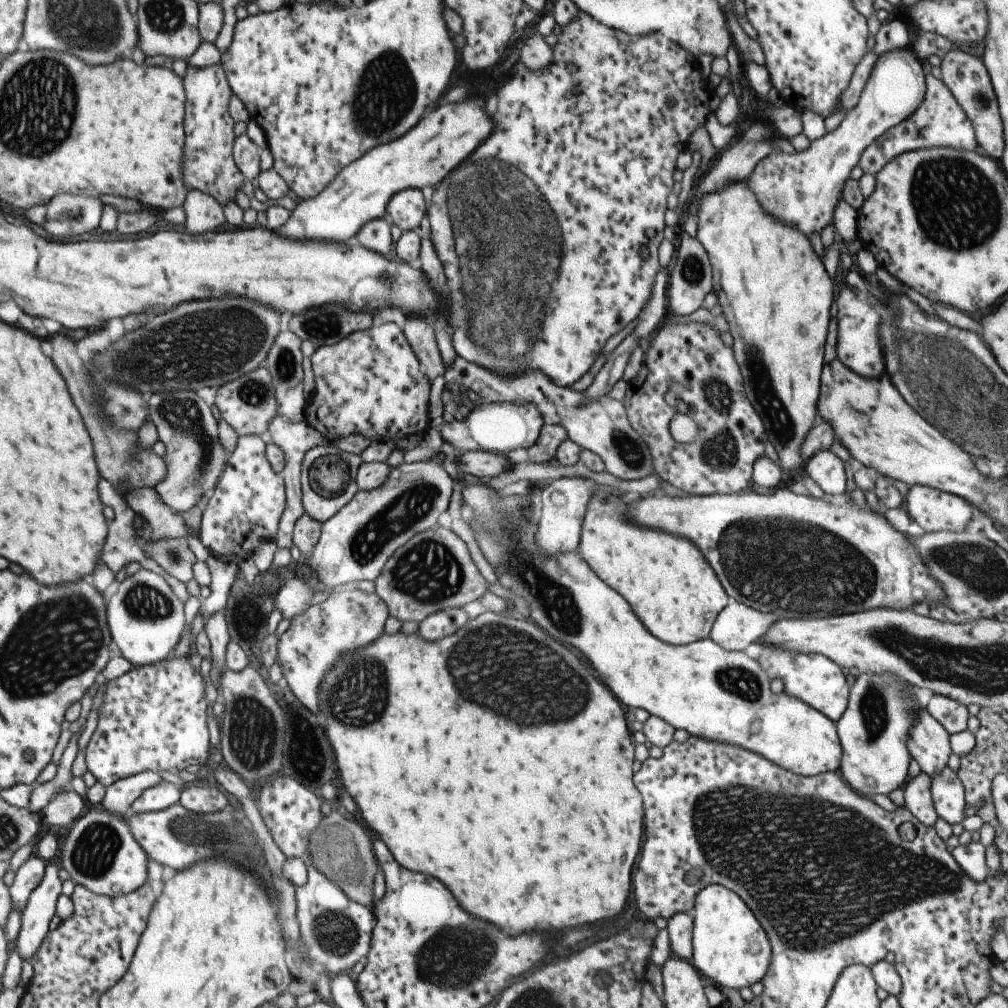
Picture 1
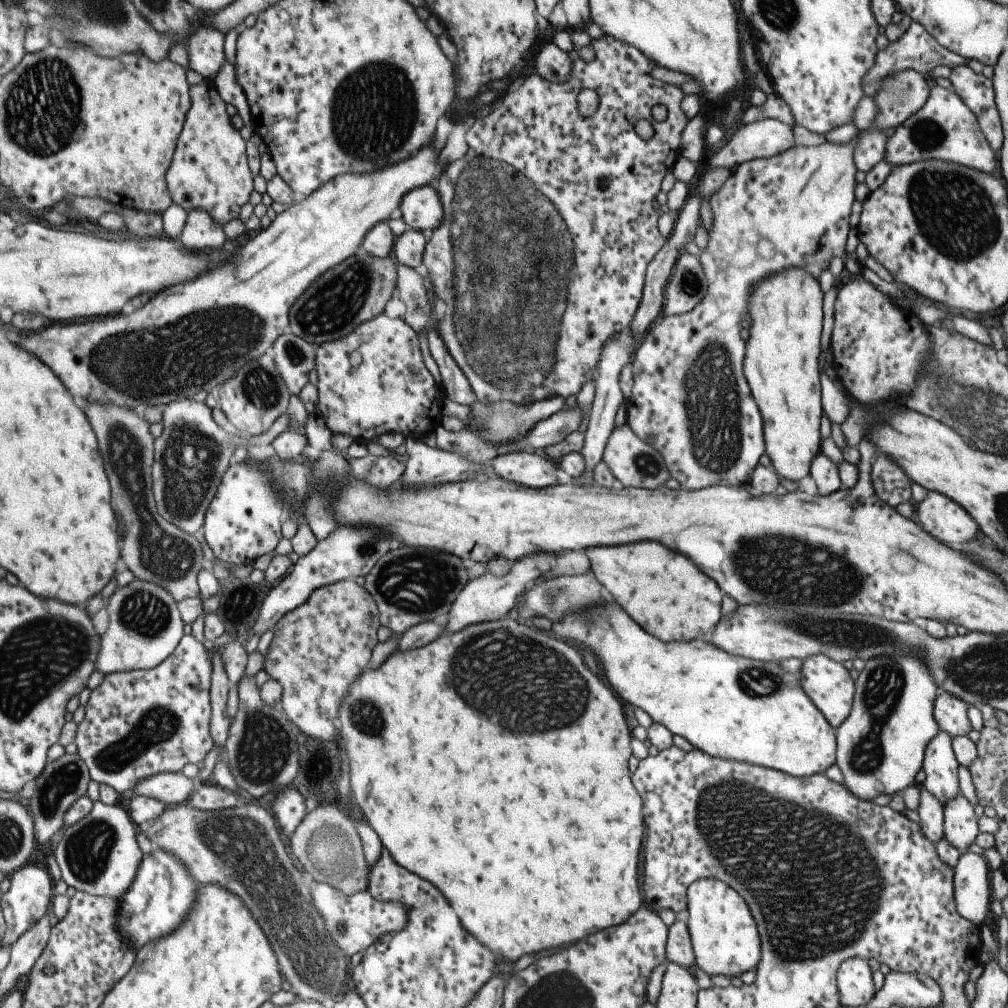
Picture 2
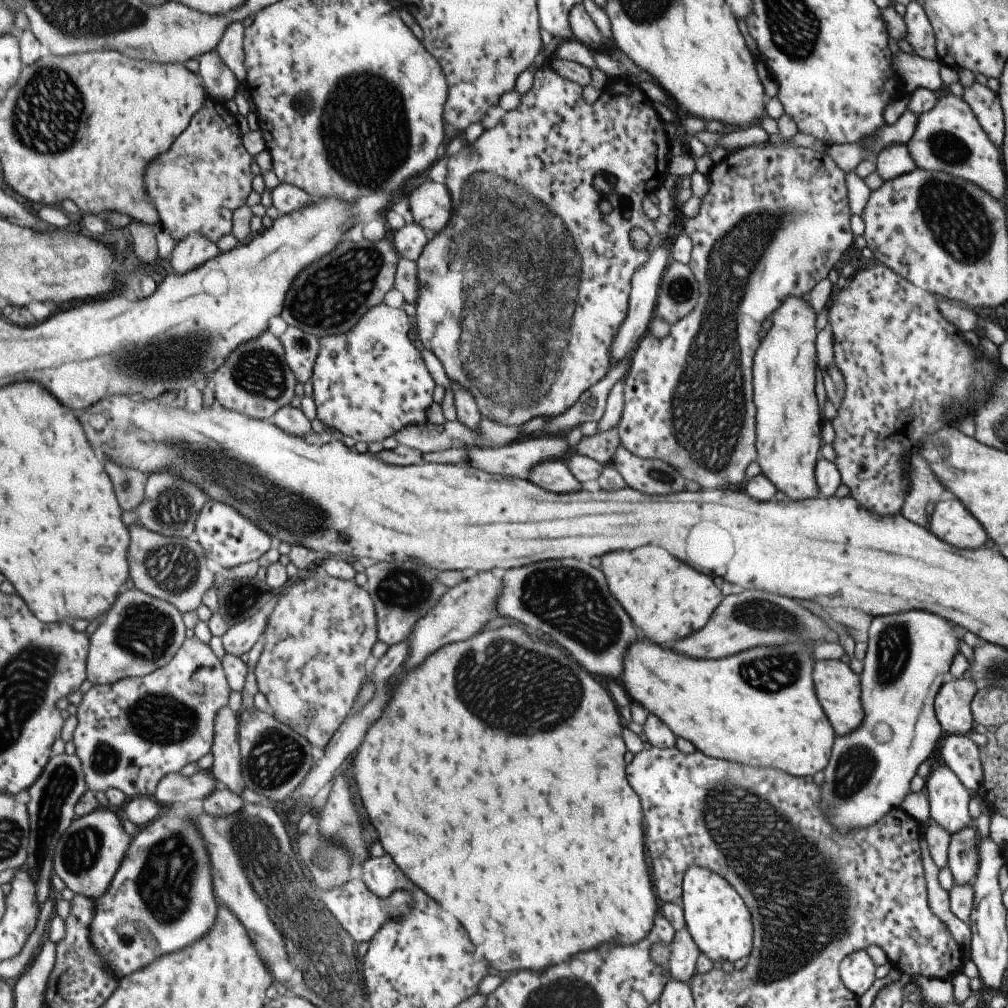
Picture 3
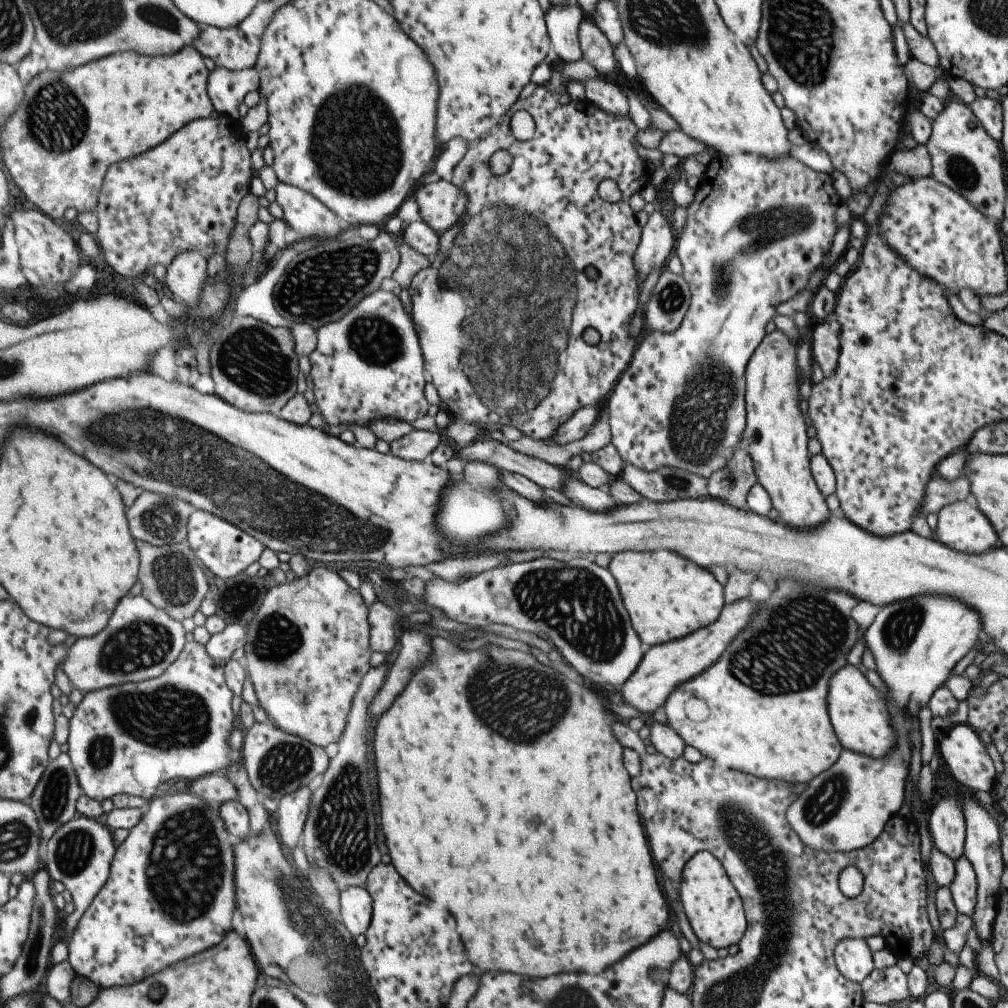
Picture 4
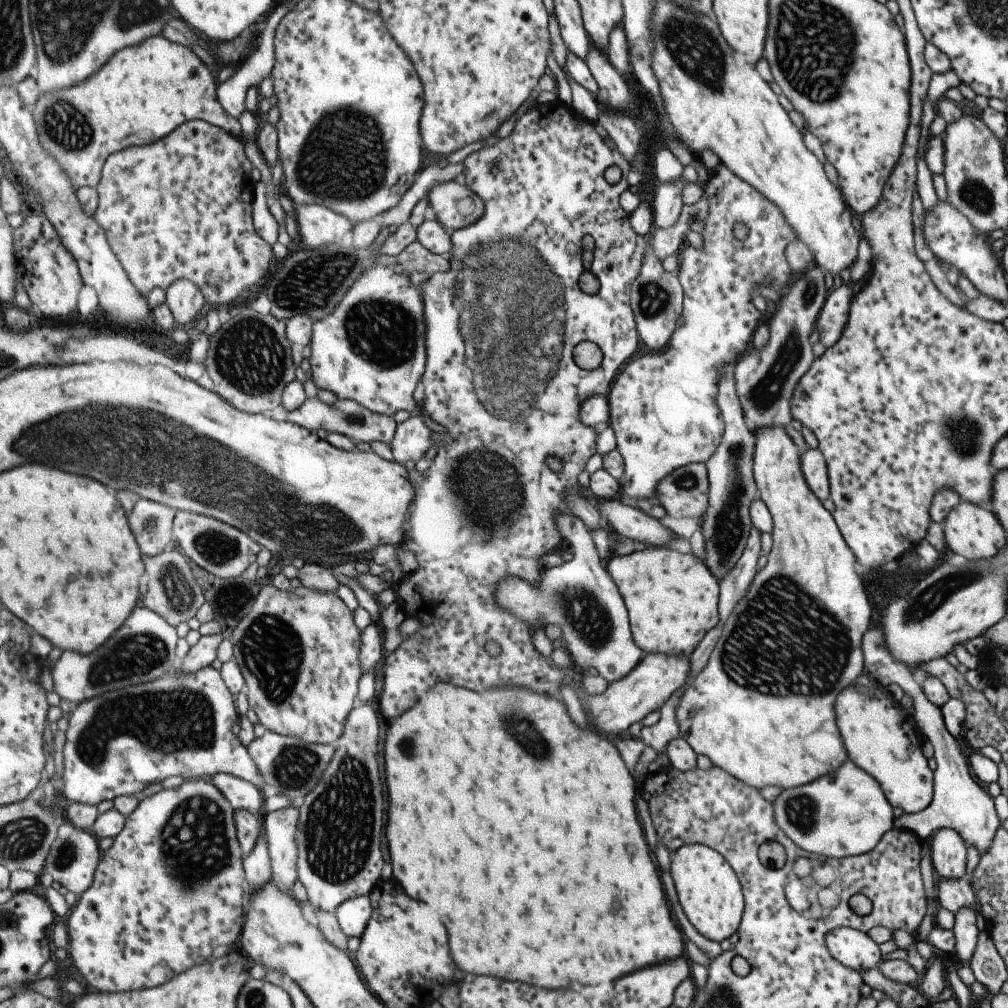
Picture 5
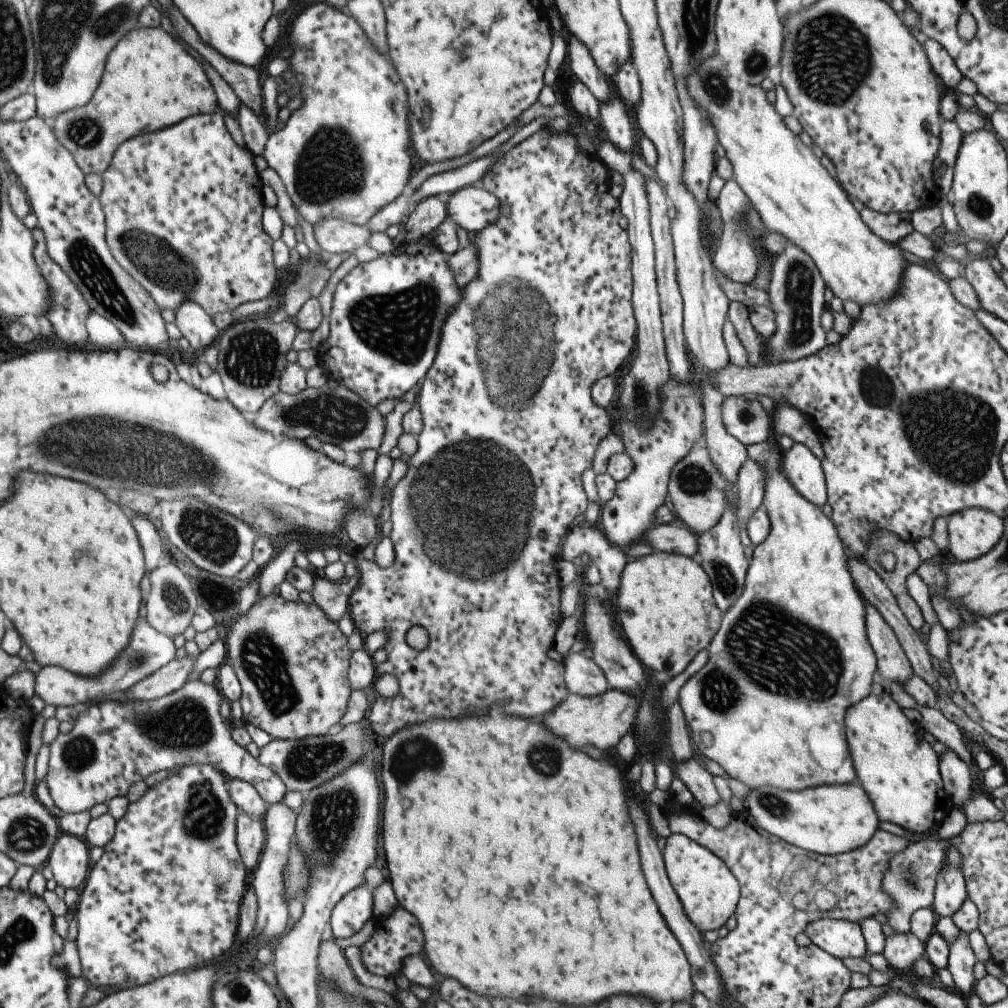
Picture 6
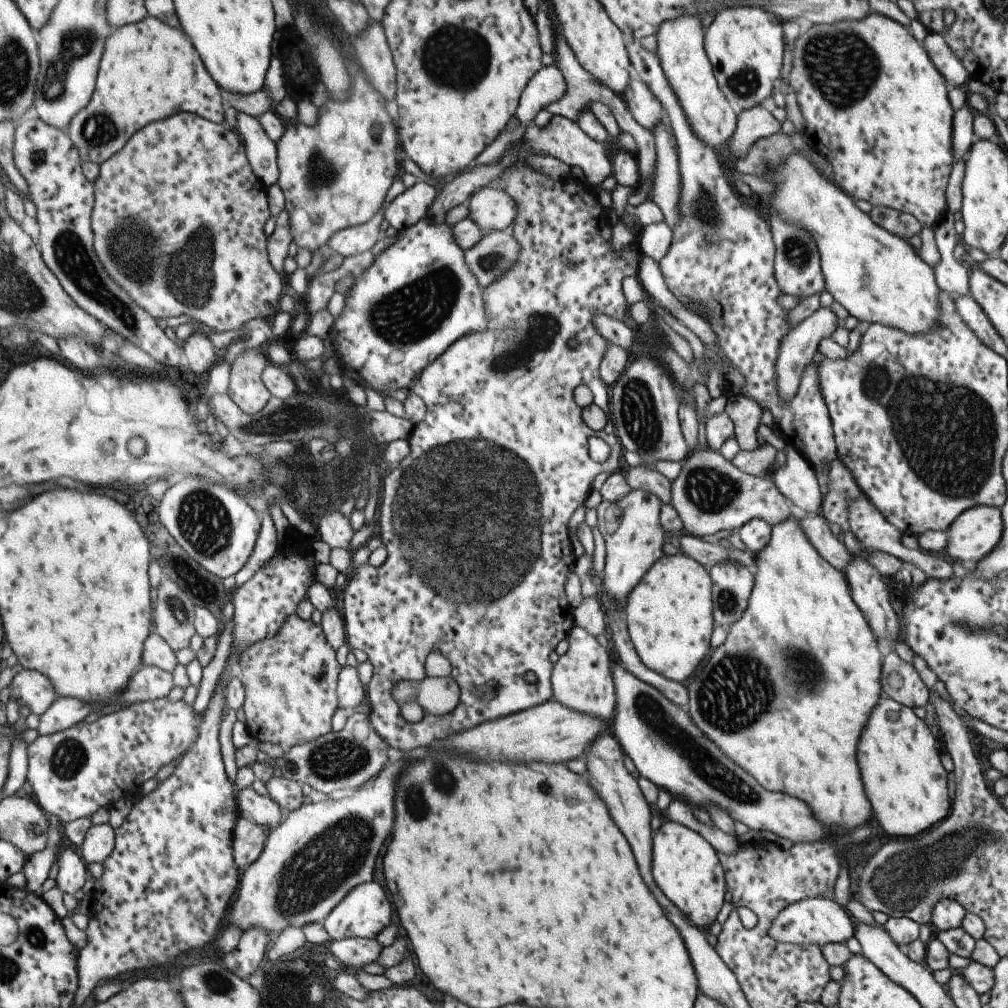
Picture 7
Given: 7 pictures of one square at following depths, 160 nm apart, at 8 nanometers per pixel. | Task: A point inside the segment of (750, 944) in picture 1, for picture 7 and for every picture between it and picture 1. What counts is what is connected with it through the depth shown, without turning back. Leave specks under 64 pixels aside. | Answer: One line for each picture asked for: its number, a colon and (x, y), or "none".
2: (724, 938)
3: (718, 921)
4: (714, 911)
5: (707, 890)
6: (708, 892)
7: (685, 866)

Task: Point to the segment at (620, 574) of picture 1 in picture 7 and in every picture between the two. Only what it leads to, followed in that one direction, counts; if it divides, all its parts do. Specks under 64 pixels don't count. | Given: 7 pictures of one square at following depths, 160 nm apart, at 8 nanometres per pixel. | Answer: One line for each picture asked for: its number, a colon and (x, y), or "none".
2: (668, 597)
3: (668, 600)
4: (667, 597)
5: (671, 599)
6: (664, 607)
7: (668, 614)

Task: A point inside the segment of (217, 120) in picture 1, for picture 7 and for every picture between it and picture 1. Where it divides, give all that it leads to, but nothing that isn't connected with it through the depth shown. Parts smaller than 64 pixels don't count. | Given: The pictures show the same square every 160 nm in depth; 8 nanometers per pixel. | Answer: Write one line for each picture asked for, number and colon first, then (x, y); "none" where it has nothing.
2: (208, 170)
3: (195, 186)
4: (182, 194)
5: (180, 207)
6: (182, 207)
7: (177, 221)

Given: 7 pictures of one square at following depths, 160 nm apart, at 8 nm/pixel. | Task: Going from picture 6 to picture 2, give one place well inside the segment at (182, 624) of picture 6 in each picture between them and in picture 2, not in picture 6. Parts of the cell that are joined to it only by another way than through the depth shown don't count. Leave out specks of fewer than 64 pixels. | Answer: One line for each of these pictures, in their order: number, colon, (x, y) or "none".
2: (154, 550)
3: (173, 569)
4: (172, 578)
5: (172, 594)

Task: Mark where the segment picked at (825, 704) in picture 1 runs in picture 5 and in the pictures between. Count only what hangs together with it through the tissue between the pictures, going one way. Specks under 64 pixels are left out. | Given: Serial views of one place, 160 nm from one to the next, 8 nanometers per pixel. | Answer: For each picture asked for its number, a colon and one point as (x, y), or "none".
2: (827, 684)
3: (837, 688)
4: (860, 719)
5: (880, 739)

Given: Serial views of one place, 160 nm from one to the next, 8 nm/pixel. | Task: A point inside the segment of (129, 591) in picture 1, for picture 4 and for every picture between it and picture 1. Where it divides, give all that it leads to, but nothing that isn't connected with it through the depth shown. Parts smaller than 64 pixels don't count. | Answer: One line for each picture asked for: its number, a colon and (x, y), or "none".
2: (144, 626)
3: (139, 633)
4: (140, 641)

